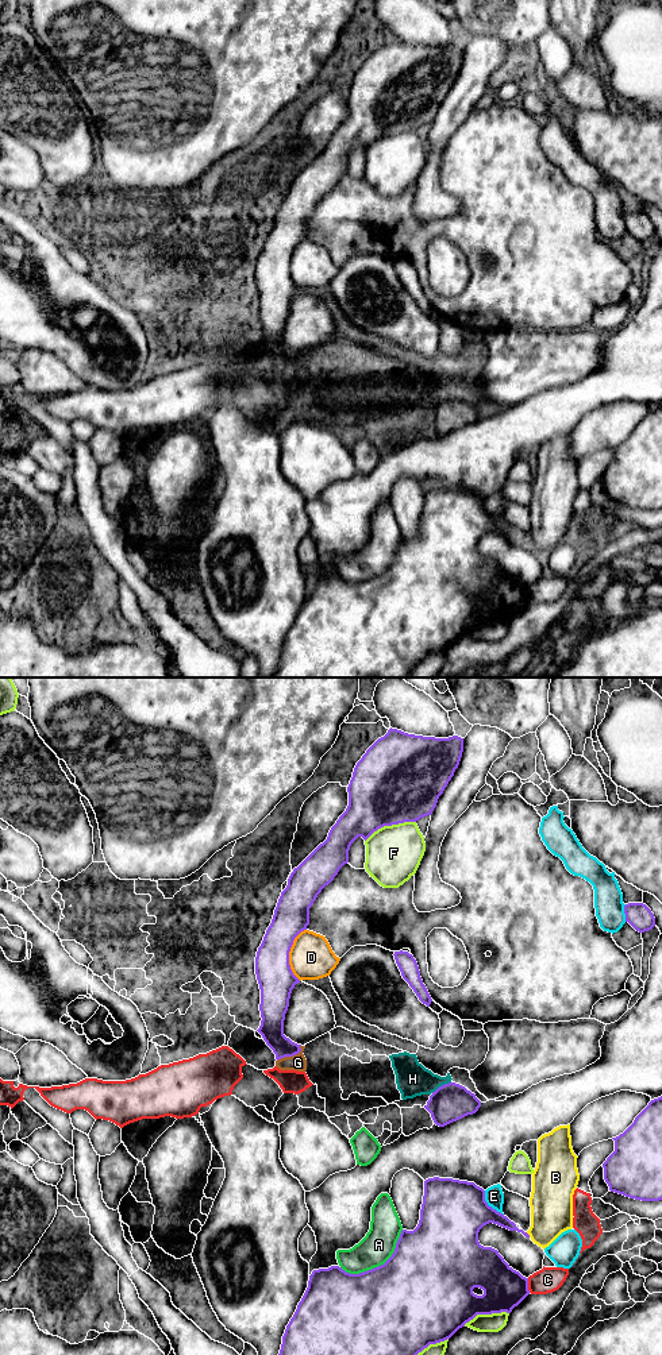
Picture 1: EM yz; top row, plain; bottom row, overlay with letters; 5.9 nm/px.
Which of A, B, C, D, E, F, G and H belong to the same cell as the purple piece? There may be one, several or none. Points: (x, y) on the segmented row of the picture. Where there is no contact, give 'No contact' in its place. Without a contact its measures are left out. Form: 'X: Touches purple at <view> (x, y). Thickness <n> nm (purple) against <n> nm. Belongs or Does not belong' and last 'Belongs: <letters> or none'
A: Touches purple at yz (378, 1266). Thickness 500 nm (purple) against 200 nm. Does not belong
B: Touches purple at yz (528, 1235). Thickness 100 nm (purple) against 260 nm. Does not belong
C: Touches purple at yz (527, 1285). Thickness 260 nm (purple) against 150 nm. Does not belong
D: Touches purple at yz (288, 954). Thickness 220 nm (purple) against 260 nm. Does not belong
E: Touches purple at yz (488, 1205). Thickness 380 nm (purple) against 110 nm. Does not belong
F: Touches purple at yz (389, 825). Thickness 480 nm (purple) against 340 nm. Does not belong
G: Touches purple at yz (291, 1056). Thickness 140 nm (purple) against 100 nm. Does not belong
H: Touches purple at yz (442, 1085). Thickness 220 nm (purple) against 200 nm. Does not belong
Belongs: none

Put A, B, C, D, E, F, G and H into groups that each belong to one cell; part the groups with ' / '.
A / B / C / D / E / F / G H

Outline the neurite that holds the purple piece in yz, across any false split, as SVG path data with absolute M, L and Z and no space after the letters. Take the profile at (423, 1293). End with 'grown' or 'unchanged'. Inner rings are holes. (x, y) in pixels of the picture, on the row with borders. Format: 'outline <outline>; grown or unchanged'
outline M439 1177L426 1180L419 1224L413 1231L401 1231L394 1252L384 1265L359 1274L346 1273L339 1266L312 1271L286 1325L278 1355L417 1355L430 1344L450 1339L477 1315L511 1313L530 1294L528 1278L513 1270L497 1250L480 1244L478 1232L489 1223L530 1238L489 1207L485 1190L474 1182Z; unchanged

